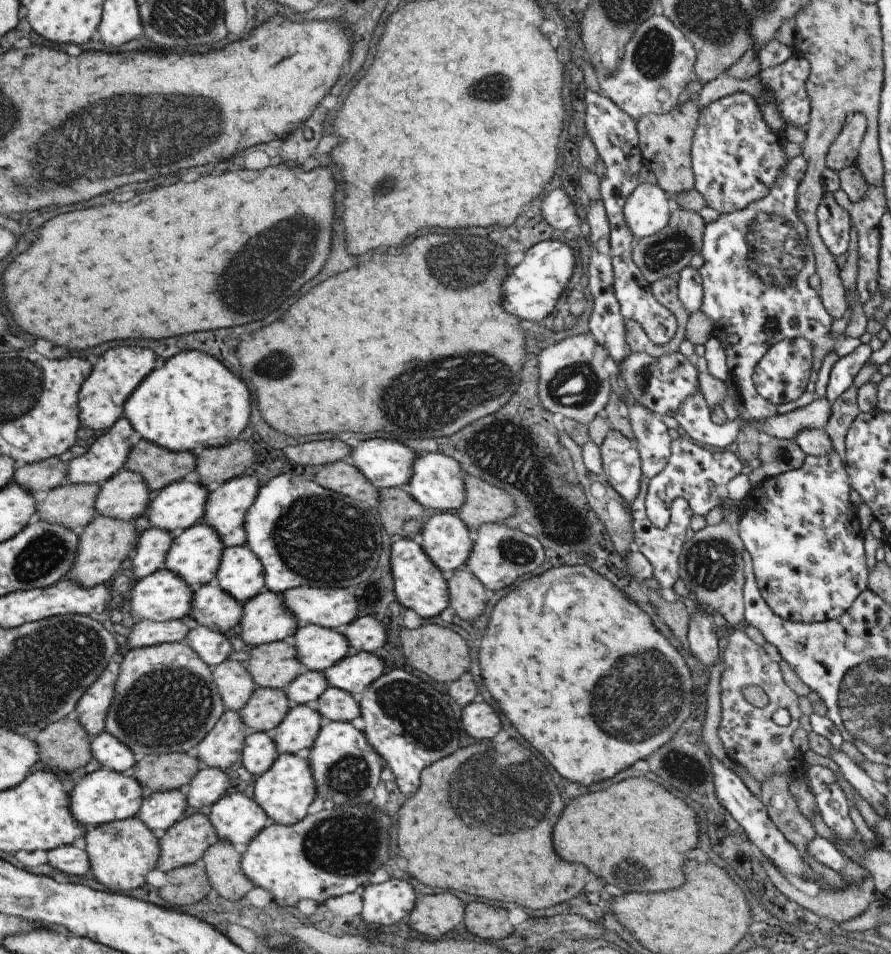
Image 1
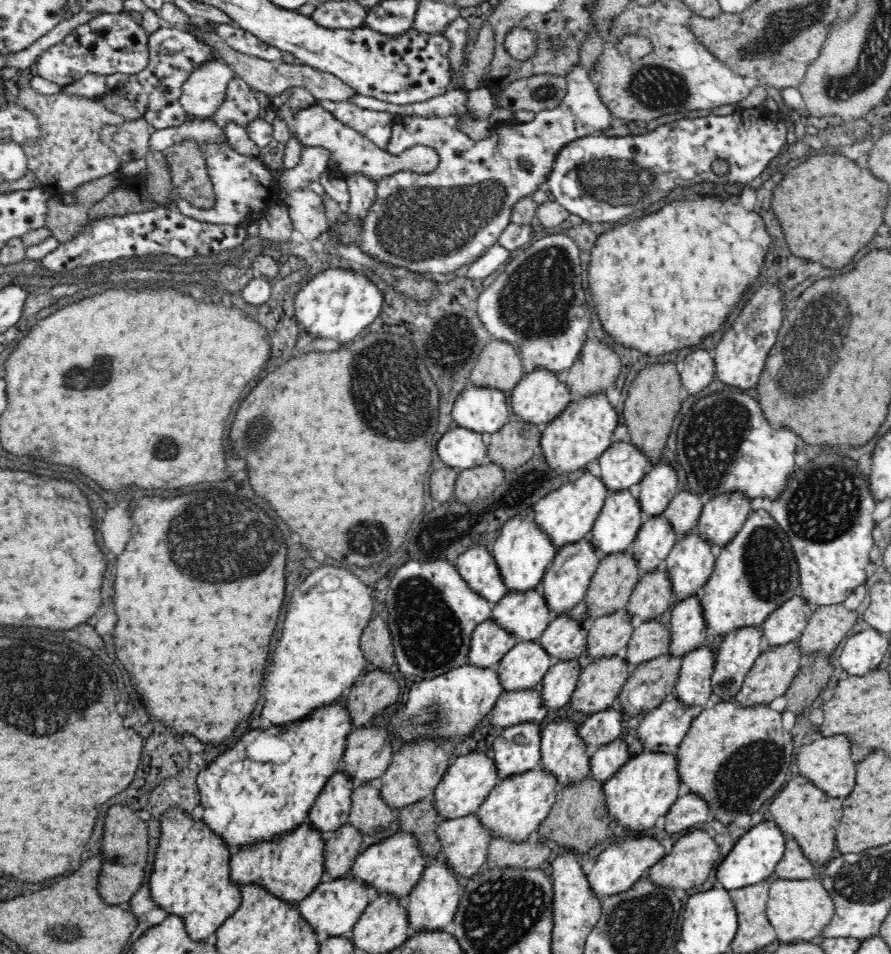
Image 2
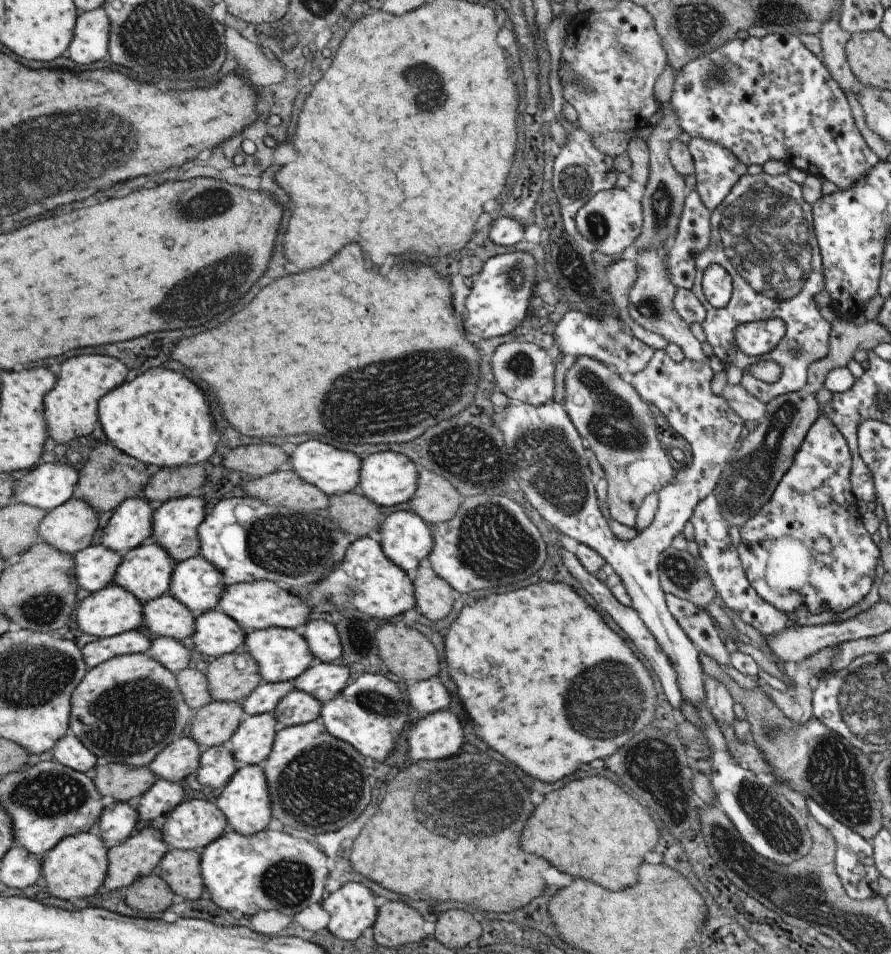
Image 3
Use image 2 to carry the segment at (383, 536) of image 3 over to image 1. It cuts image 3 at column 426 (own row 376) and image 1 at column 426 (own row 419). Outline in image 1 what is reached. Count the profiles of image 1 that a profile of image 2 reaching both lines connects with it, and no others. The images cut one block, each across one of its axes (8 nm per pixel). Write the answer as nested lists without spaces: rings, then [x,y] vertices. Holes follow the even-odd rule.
[[[437,512],[429,516],[418,533],[421,550],[442,574],[448,575],[464,566],[473,541],[468,537],[467,526],[457,514]]]

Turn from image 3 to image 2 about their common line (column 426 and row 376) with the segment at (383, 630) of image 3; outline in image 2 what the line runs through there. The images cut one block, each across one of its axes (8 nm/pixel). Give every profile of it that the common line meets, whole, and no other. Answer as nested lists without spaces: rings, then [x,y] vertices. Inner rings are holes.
[[[672,362],[646,366],[638,373],[628,390],[623,407],[623,424],[628,427],[629,442],[646,455],[646,459],[652,463],[652,466],[663,463],[662,451],[666,448],[666,441],[672,432],[672,424],[683,400],[678,366]]]

